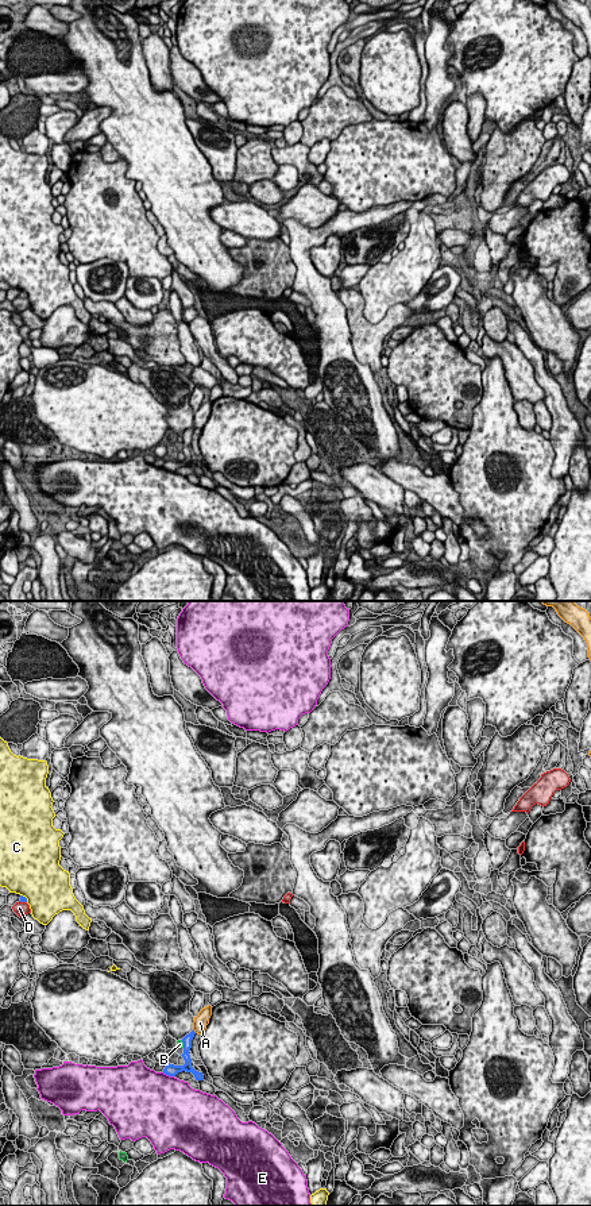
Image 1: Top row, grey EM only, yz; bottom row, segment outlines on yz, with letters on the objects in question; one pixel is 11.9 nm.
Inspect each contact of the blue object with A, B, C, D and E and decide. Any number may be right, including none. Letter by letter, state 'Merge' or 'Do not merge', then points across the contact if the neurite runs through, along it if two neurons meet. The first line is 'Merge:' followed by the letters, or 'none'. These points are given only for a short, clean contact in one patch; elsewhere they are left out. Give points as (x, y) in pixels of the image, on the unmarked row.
Merge: none
A: Do not merge
B: Do not merge. Boundary: yz (181, 435), (184, 442)
C: Do not merge
D: Do not merge
E: Do not merge

